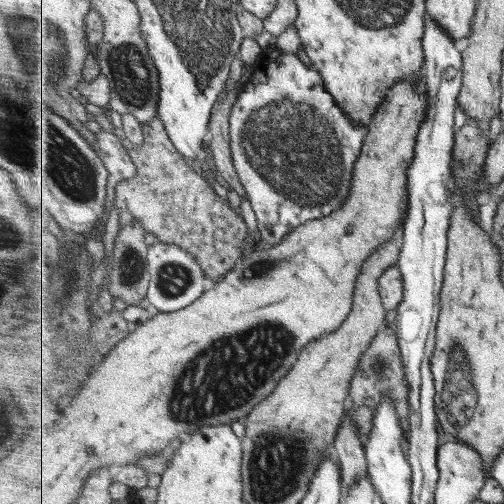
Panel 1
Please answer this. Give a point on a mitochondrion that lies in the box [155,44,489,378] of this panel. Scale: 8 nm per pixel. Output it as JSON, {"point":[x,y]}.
{"point":[291,146]}

